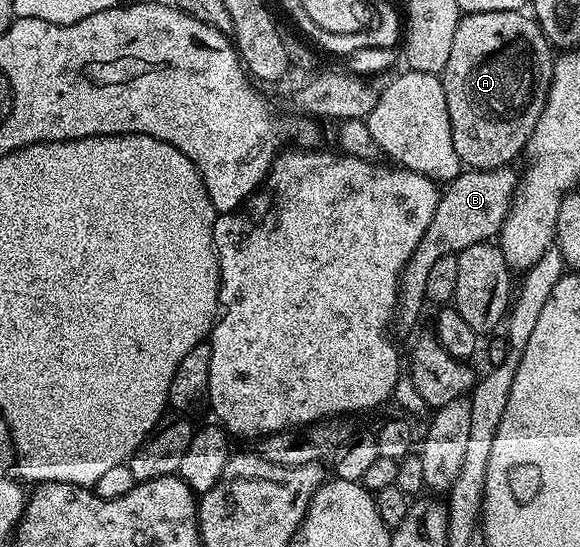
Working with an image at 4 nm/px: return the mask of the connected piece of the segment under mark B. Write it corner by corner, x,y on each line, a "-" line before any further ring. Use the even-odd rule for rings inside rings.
511,166
489,171
464,169
458,177
447,180
440,192
438,205
430,217
430,225
426,225
426,233
422,233
422,241
418,241
418,249
414,249
412,259
405,265
404,274
400,277
402,290
394,320
397,336
408,335
415,329
416,322
420,319
420,310
426,307
426,277
438,257
456,255
470,245
487,243
499,236
518,186
517,172
512,170

